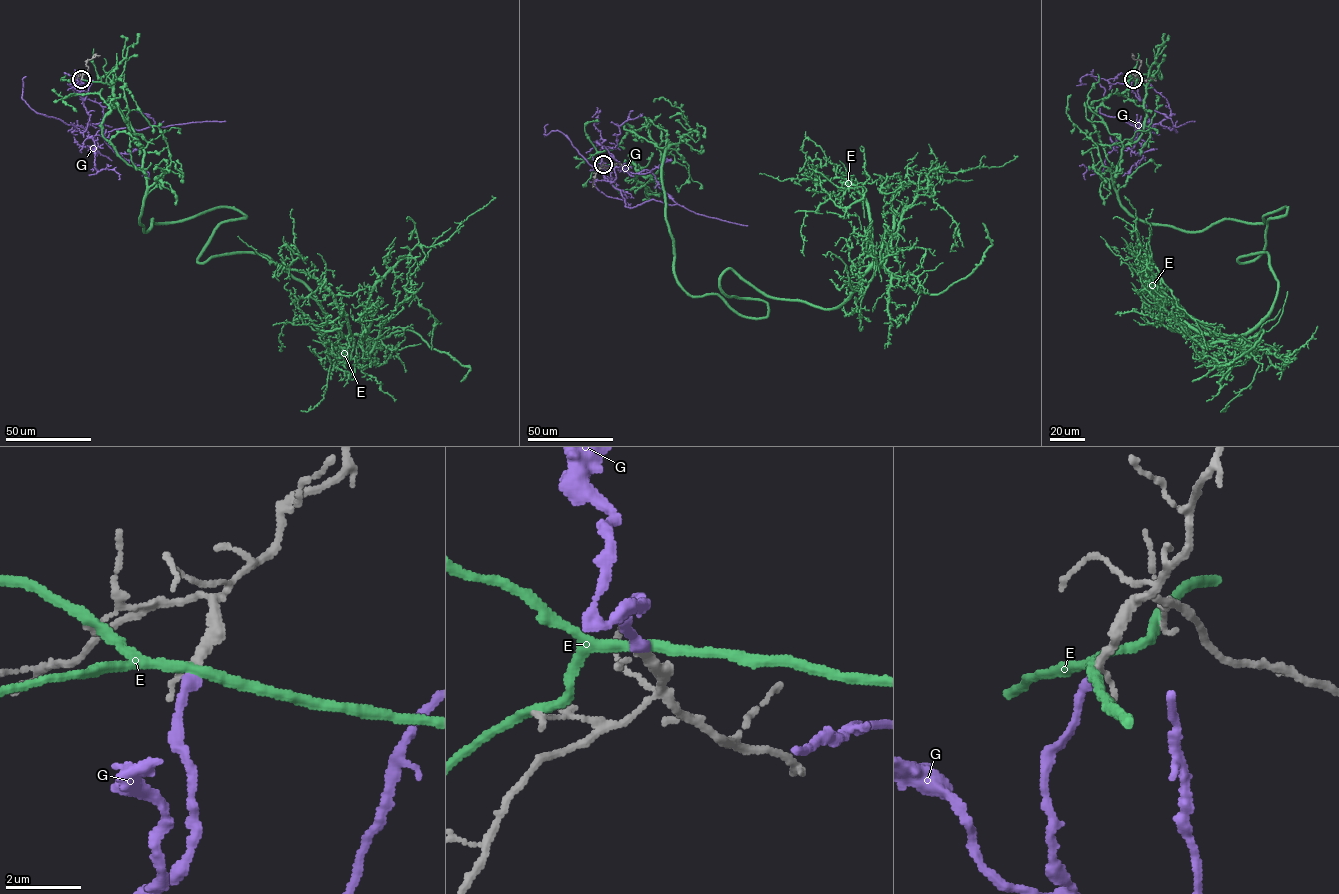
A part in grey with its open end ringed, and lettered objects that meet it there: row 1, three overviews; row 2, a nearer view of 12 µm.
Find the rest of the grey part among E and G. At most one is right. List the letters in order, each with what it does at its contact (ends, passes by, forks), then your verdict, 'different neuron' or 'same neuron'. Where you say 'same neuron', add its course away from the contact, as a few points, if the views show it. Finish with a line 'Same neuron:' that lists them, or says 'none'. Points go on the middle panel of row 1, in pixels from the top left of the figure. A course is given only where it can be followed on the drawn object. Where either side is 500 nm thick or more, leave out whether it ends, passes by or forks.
E: it passes by | different neuron
G: it ends | same neuron | via (603, 164), (605, 175), (613, 181), (614, 169), (620, 164), (605, 147), (616, 147), (618, 126), (640, 116)
Same neuron: G

